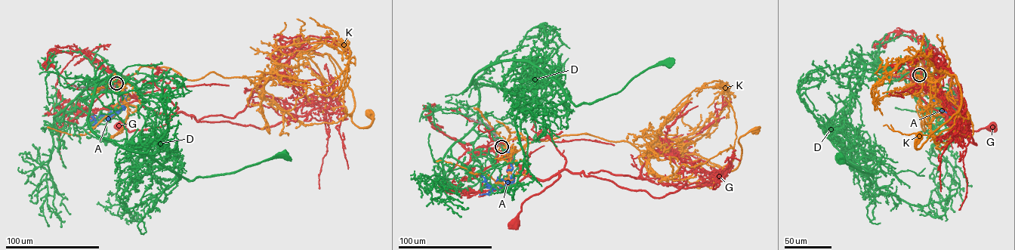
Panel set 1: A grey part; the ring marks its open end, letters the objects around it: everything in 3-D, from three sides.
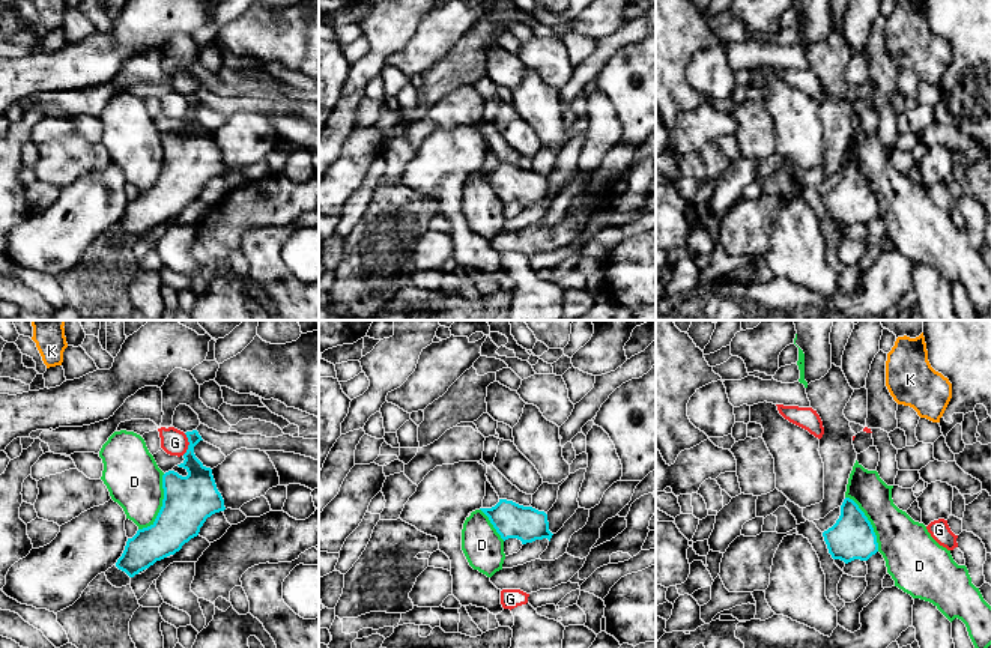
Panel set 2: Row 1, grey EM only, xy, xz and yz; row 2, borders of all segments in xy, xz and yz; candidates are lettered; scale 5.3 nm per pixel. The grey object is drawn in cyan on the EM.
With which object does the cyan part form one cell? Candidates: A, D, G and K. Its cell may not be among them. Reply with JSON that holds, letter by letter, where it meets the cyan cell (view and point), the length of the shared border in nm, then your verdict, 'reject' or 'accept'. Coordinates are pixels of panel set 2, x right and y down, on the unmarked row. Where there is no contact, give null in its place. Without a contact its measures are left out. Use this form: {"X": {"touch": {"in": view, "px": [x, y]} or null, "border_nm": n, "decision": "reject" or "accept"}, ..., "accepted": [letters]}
{"A": {"touch": null, "decision": "accept"}, "D": {"touch": {"in": "xy", "px": [163, 169]}, "border_nm": 340, "decision": "reject"}, "G": {"touch": {"in": "xy", "px": [190, 107]}, "border_nm": 120, "decision": "reject"}, "K": {"touch": null, "decision": "reject"}, "accepted": ["A"]}

